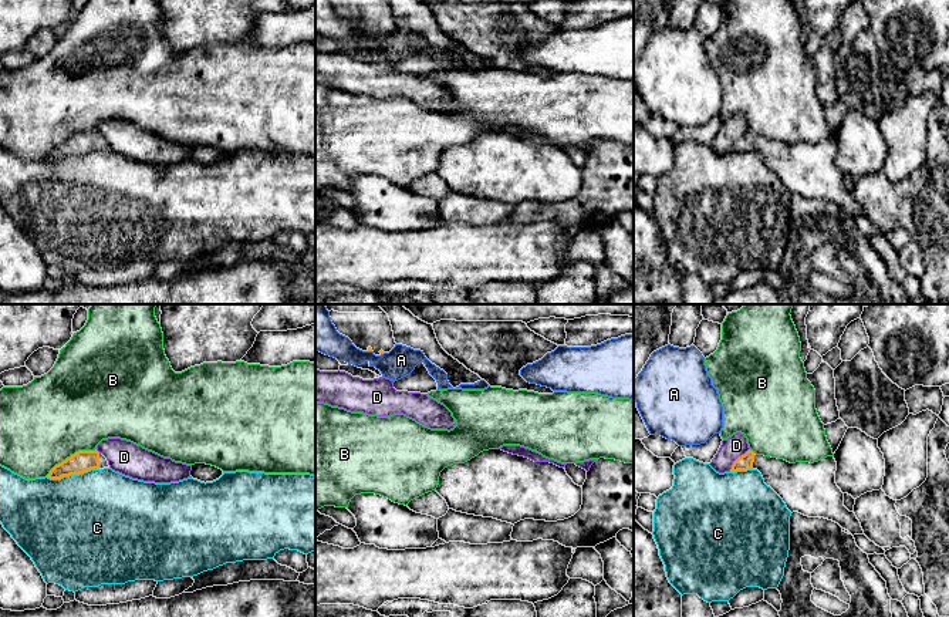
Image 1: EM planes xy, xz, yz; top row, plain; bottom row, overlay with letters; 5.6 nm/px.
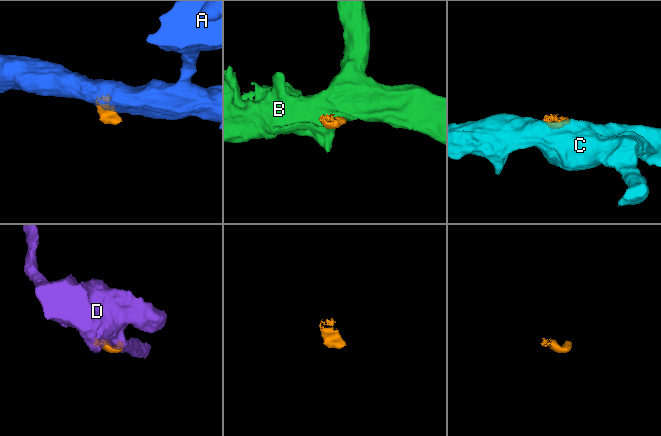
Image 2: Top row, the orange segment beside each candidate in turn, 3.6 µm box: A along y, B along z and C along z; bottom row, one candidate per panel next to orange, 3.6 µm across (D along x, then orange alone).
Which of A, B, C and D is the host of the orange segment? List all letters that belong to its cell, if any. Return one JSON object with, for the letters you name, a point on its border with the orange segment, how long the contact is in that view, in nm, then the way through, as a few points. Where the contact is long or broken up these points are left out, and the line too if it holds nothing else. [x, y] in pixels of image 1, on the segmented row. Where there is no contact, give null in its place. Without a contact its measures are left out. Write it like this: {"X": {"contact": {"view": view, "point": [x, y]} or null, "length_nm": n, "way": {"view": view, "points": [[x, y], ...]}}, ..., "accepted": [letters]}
{"accepted": []}

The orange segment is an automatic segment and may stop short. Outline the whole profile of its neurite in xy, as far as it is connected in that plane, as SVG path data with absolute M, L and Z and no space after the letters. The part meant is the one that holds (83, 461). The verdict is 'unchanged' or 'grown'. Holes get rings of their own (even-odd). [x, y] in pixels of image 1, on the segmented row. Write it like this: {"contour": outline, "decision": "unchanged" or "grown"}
{"contour": "M78 451L61 463L55 465L47 478L61 479L70 475L80 475L91 469L109 468L107 458L95 451Z", "decision": "grown"}

